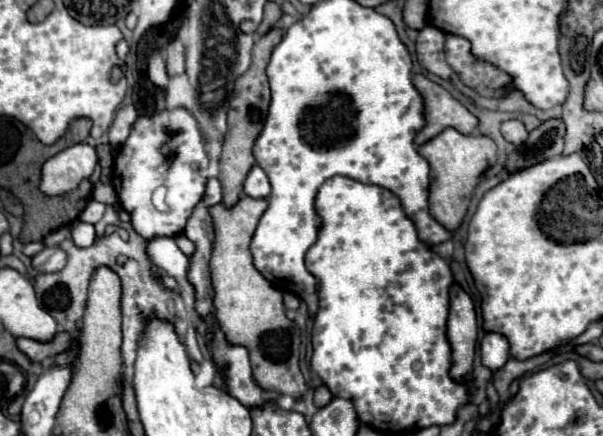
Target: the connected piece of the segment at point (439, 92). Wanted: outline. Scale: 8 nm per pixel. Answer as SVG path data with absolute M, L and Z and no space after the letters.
M414 75L414 87L422 93L424 99L424 117L426 127L416 135L416 145L422 145L442 133L446 127L452 127L460 133L472 133L478 125L478 119L444 87L430 81L424 75Z

